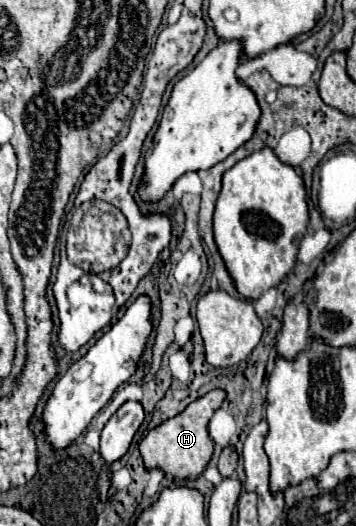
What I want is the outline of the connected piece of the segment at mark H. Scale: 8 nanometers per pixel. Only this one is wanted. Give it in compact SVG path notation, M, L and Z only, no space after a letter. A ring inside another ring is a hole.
M210 391L204 397L200 397L198 401L190 403L174 419L168 419L160 427L152 429L140 443L140 455L144 459L144 467L148 471L162 469L166 475L170 475L176 481L198 479L204 473L204 469L212 457L212 449L214 449L214 443L208 437L208 421L214 415L214 411L220 409L224 397L226 397L224 391Z

